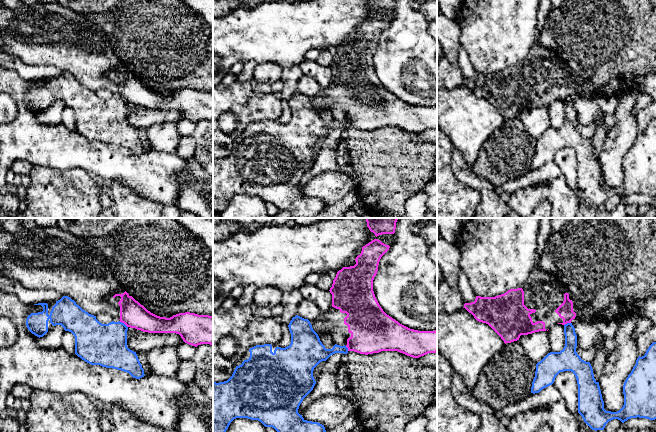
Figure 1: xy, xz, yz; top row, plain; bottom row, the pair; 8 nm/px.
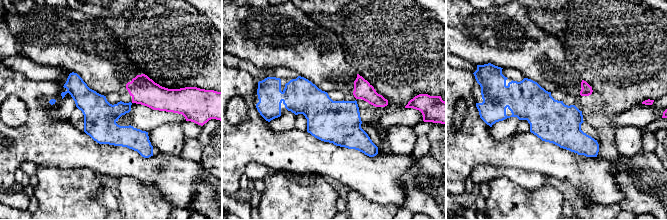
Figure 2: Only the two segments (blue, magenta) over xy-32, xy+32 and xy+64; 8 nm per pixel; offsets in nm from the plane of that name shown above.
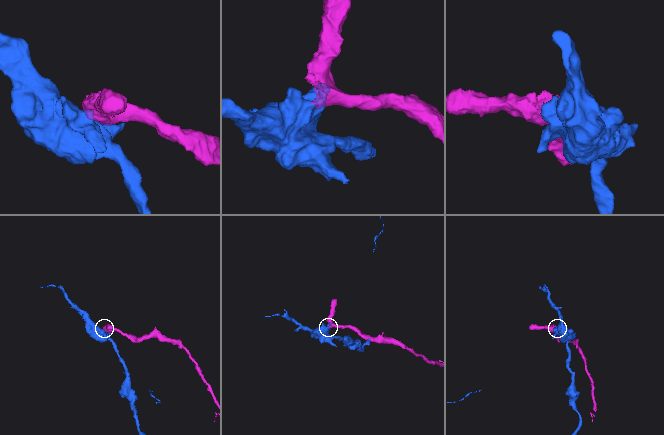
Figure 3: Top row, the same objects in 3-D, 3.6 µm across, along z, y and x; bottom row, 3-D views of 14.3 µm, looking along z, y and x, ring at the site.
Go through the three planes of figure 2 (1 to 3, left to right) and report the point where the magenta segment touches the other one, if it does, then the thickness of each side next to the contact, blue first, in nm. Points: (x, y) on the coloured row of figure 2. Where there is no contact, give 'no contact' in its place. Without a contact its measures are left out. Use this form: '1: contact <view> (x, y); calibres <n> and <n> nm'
1: no contact
2: no contact
3: no contact

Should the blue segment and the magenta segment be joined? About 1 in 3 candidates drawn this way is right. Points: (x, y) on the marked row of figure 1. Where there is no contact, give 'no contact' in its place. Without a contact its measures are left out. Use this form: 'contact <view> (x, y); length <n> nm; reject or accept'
contact xy (123, 323); length 90 nm; reject

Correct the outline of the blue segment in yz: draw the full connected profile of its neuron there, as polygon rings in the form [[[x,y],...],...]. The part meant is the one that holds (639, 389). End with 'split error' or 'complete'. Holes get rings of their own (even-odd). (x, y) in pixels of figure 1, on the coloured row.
[[[572,323],[564,325],[565,346],[560,352],[548,353],[536,364],[535,377],[532,382],[531,393],[539,393],[542,389],[552,385],[560,372],[571,371],[577,380],[578,385],[578,413],[584,422],[592,430],[604,430],[606,424],[618,419],[622,423],[631,418],[656,419],[656,342],[653,342],[642,357],[638,357],[631,373],[623,385],[624,405],[617,412],[606,411],[604,401],[597,382],[594,378],[590,362],[586,362],[576,352],[577,335]]]; complete

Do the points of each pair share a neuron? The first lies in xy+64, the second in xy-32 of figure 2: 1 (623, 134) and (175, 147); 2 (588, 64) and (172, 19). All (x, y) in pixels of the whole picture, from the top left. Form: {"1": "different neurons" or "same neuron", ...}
{"1": "same neuron", "2": "same neuron"}

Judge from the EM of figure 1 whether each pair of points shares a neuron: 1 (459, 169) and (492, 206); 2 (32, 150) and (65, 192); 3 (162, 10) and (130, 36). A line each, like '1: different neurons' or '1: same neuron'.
1: same neuron
2: different neurons
3: same neuron

